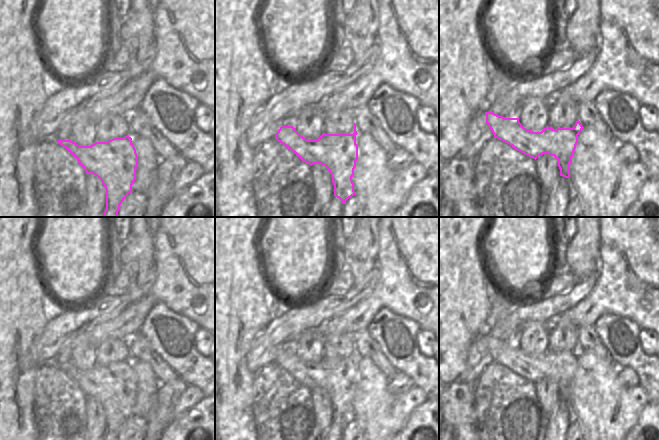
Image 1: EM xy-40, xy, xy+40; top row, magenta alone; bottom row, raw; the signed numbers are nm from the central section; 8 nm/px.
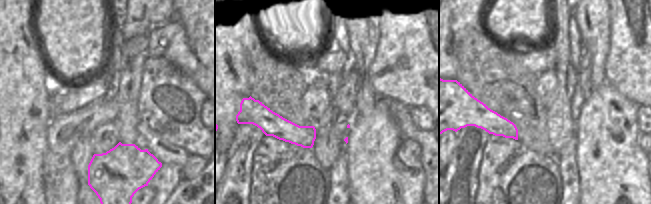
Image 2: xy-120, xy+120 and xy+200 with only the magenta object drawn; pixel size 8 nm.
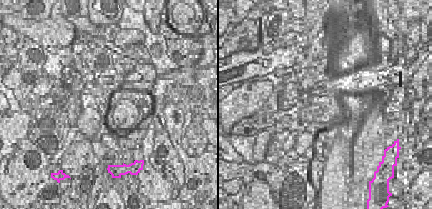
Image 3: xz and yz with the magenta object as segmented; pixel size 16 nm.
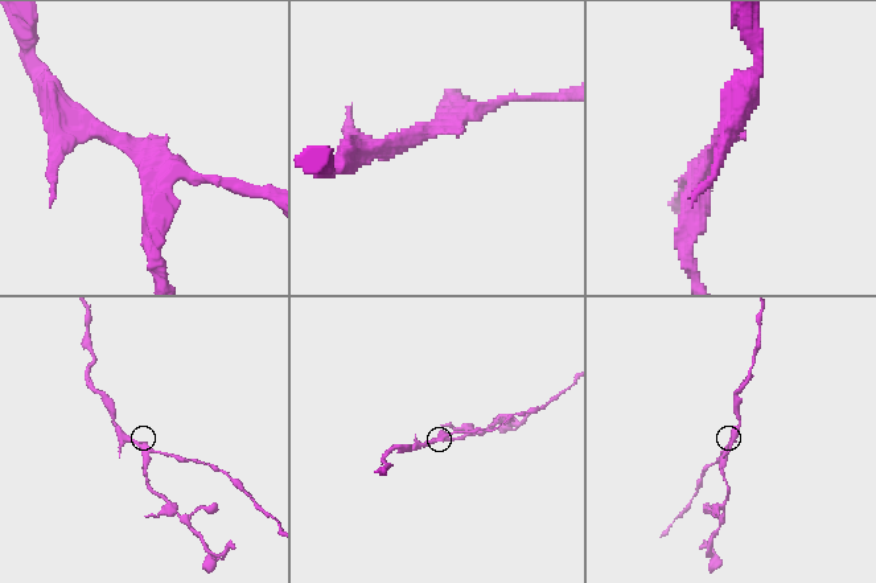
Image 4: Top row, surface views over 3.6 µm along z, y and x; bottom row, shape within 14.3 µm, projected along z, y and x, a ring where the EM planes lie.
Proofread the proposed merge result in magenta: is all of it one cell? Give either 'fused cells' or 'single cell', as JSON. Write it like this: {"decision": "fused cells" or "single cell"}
{"decision": "fused cells"}

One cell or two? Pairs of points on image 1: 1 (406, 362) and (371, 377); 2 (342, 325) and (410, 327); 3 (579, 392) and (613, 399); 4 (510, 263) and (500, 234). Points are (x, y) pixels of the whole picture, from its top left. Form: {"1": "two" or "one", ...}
{"1": "two", "2": "two", "3": "one", "4": "one"}

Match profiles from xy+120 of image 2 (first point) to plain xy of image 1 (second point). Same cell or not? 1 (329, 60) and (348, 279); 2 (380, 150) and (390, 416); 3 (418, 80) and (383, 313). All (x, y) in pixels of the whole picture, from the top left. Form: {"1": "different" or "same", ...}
{"1": "same", "2": "same", "3": "different"}

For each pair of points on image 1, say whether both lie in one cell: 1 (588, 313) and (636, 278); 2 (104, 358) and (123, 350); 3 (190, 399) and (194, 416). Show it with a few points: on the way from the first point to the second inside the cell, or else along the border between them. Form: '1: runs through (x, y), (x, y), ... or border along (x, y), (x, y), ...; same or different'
1: runs through (600, 301), (624, 288); same
2: runs through (109, 354), (114, 350), (118, 350); same
3: border along (204, 396), (173, 419); different

